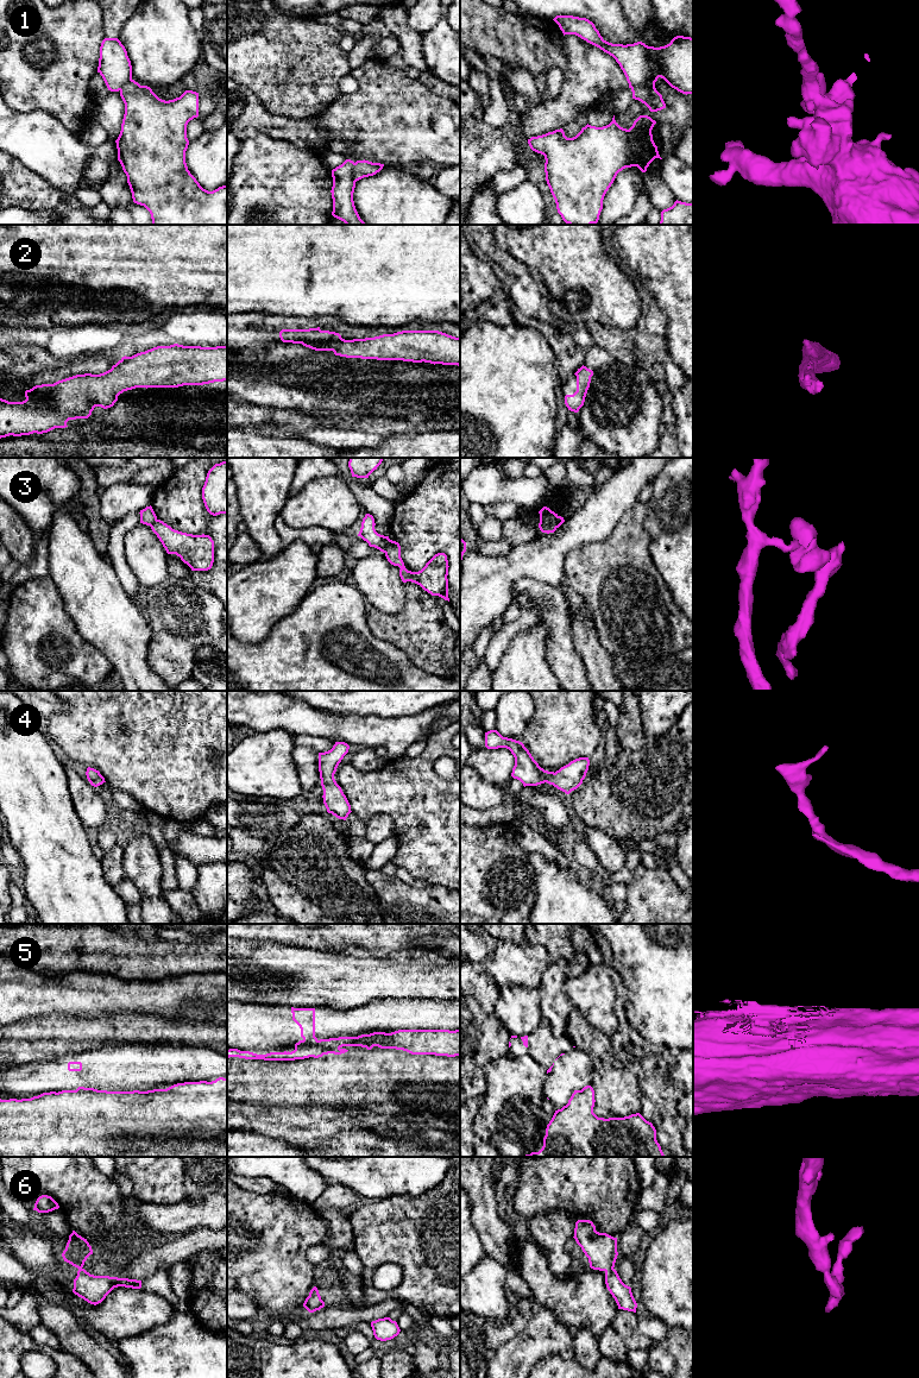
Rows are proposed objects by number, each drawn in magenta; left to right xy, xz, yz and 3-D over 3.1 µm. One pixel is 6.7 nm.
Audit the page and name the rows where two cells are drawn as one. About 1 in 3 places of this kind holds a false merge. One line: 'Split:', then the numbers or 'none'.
Split: 1, 3, 5

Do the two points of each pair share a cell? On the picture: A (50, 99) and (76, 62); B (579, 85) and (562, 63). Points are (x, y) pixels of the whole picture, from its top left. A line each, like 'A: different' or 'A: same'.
A: same
B: different

